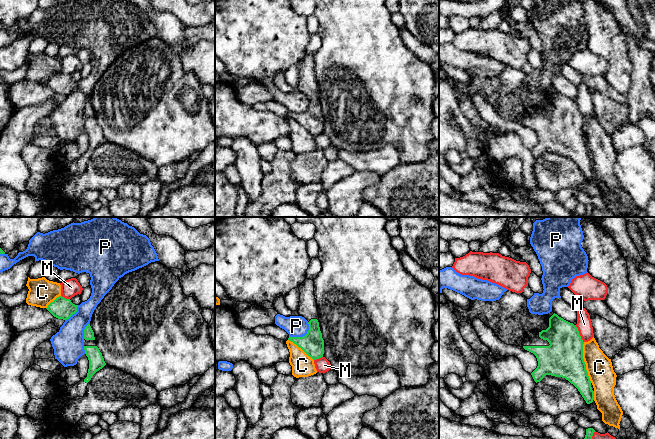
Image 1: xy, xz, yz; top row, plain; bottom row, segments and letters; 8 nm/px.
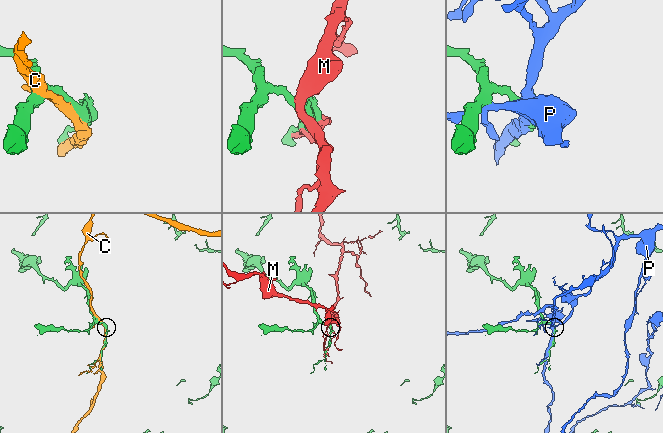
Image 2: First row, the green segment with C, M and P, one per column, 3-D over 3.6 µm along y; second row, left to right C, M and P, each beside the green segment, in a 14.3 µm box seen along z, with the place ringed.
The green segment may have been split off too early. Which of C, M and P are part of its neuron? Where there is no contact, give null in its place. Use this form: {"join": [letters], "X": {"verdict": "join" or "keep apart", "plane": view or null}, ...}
{"join": [], "C": {"verdict": "keep apart", "plane": "yz"}, "M": {"verdict": "keep apart", "plane": "yz"}, "P": {"verdict": "keep apart", "plane": "xz"}}

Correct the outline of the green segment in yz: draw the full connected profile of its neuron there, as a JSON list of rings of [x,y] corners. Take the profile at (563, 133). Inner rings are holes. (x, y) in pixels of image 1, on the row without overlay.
[[[554,89],[546,106],[531,108],[522,119],[523,124],[533,129],[538,137],[537,144],[531,149],[534,157],[540,158],[546,151],[565,154],[578,165],[587,180],[592,179],[594,167],[583,135],[583,120],[576,101]]]

